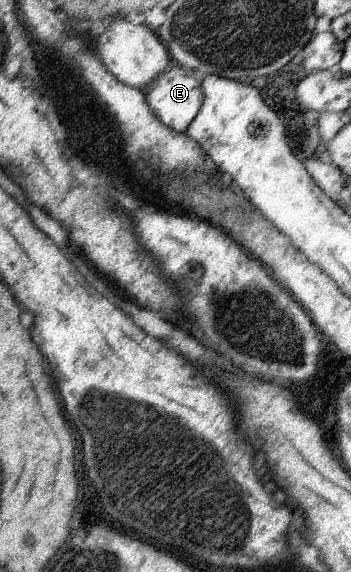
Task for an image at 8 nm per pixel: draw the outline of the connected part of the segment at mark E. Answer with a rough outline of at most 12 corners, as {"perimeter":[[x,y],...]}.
{"perimeter":[[171,65],[141,90],[154,116],[186,132],[201,83]]}

